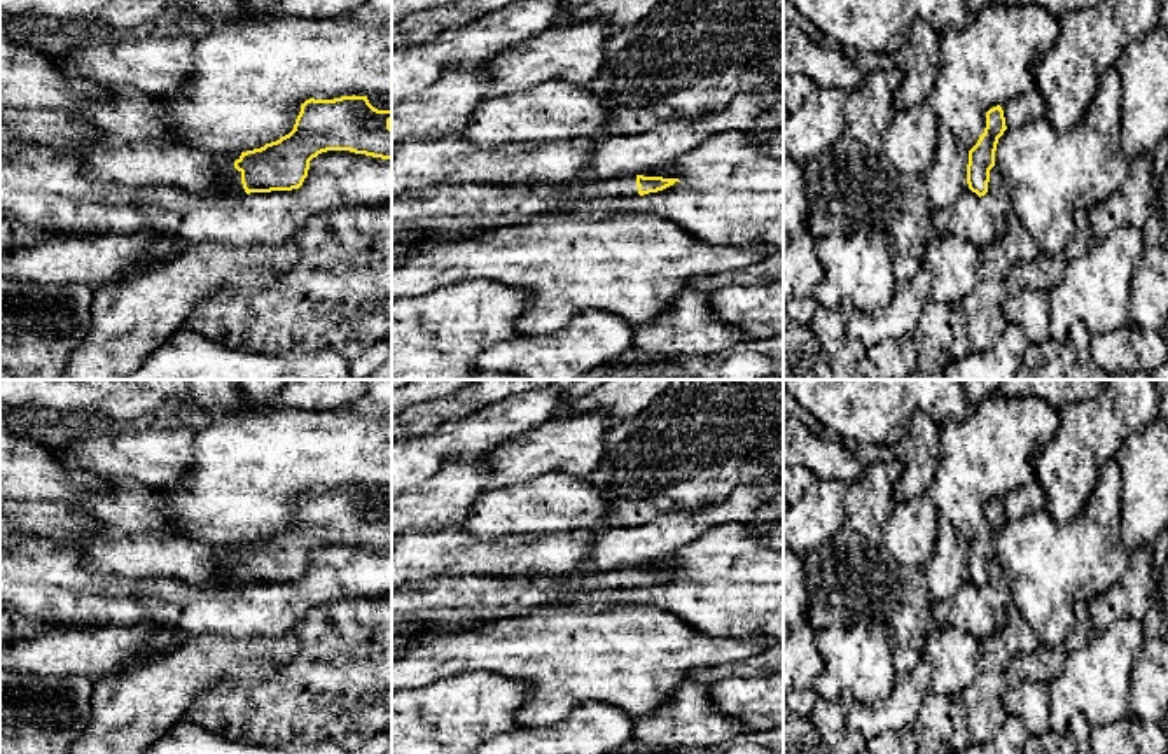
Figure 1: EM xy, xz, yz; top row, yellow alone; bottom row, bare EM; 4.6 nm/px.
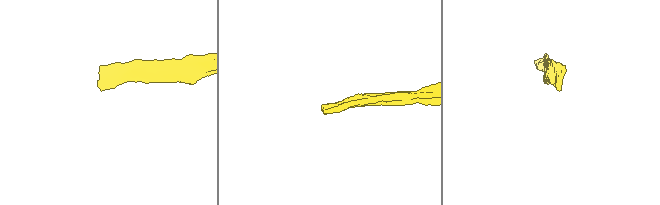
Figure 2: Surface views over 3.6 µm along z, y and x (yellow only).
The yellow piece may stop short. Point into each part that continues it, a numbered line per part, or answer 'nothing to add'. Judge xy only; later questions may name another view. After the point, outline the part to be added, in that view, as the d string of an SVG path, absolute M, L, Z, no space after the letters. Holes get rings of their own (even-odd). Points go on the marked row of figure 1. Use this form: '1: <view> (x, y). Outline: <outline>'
1: xy (236, 188). Outline: M227 154L227 156L233 161L233 168L231 168L231 177L229 177L231 189L226 194L245 194L245 189L241 184L241 171L234 168L234 161L240 159L241 154ZM220 194L220 196L226 196L226 194Z

